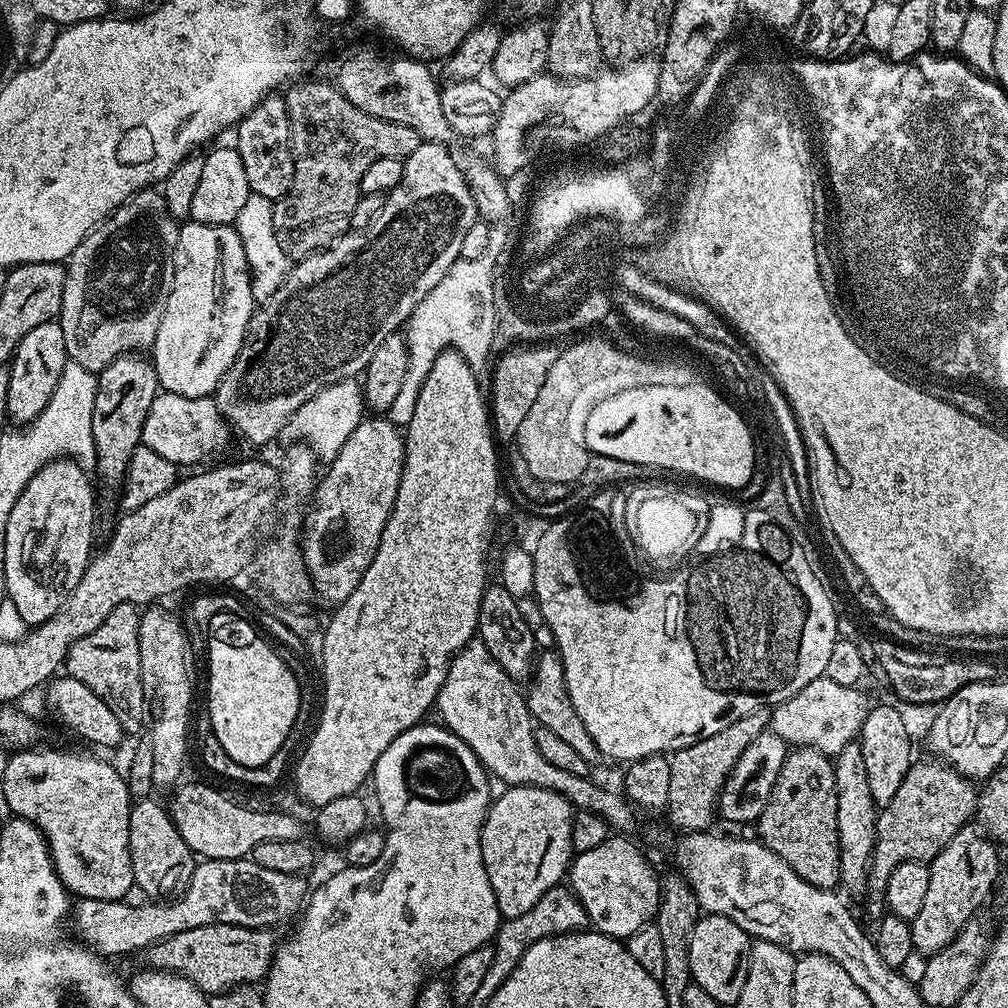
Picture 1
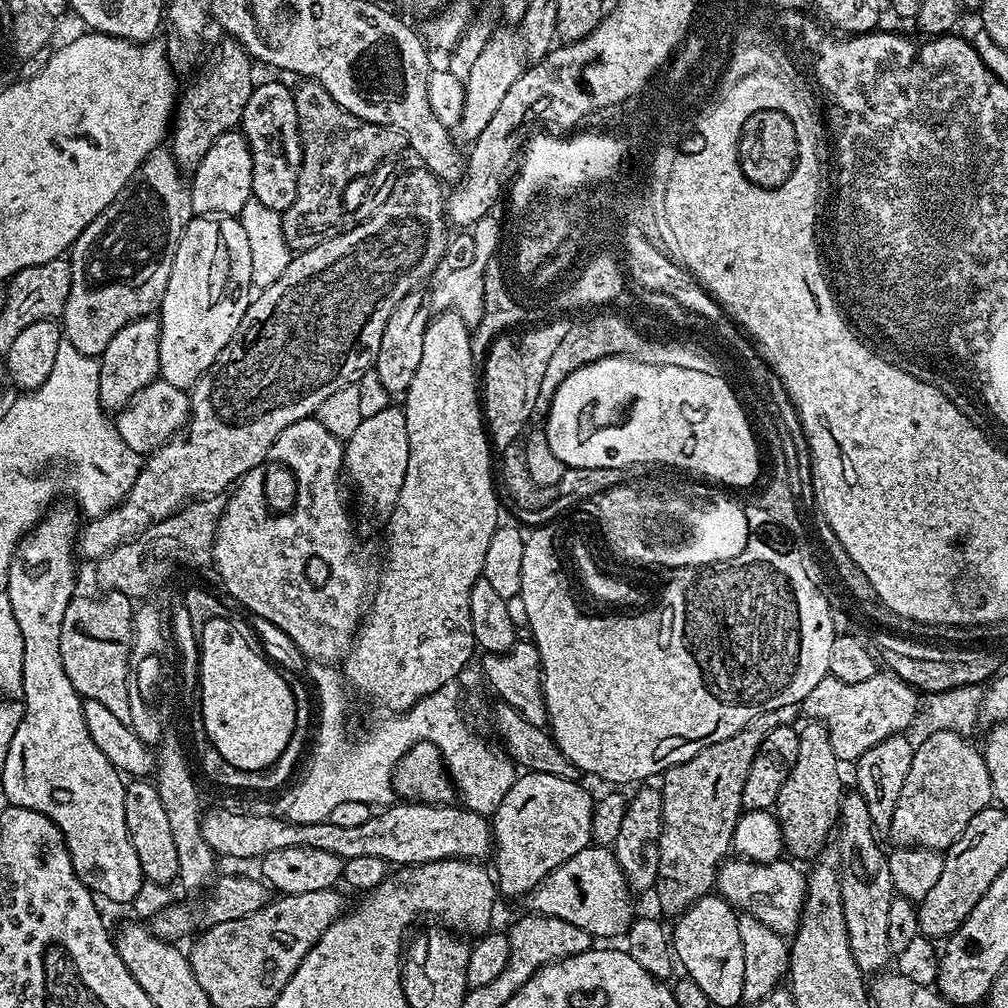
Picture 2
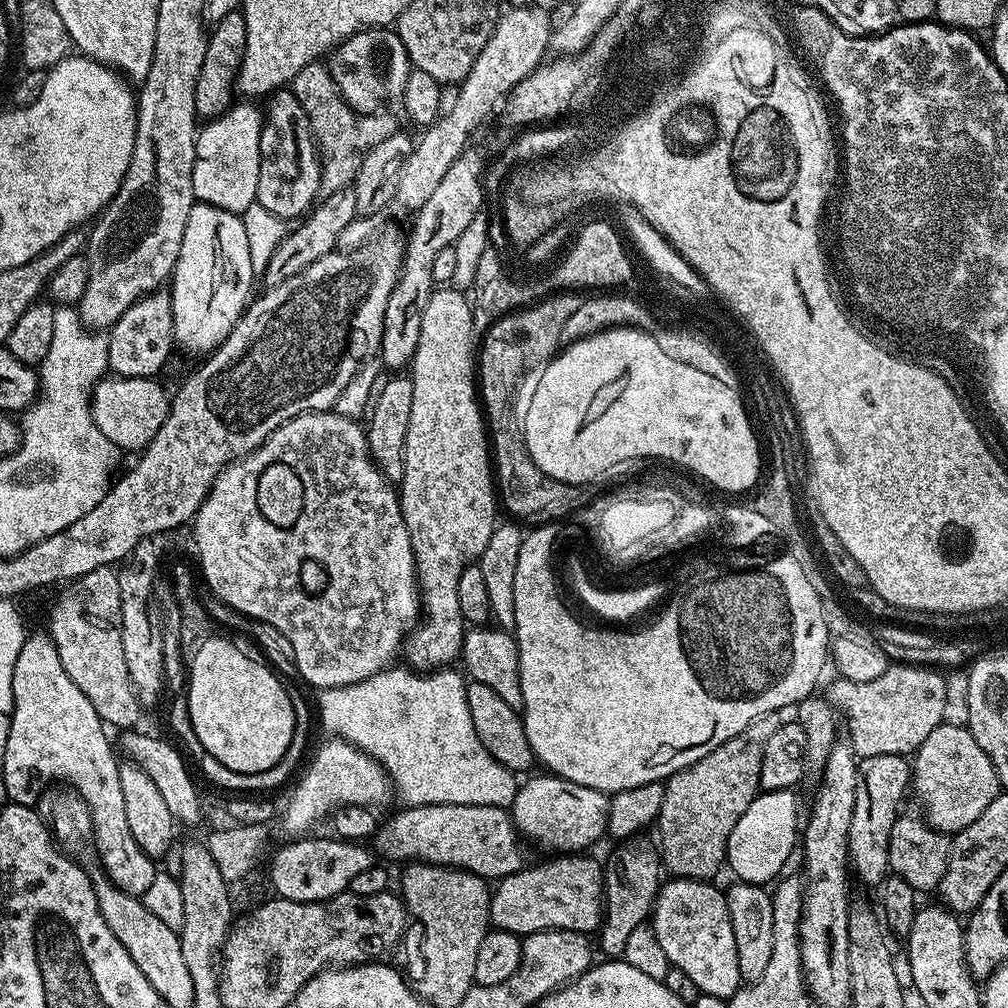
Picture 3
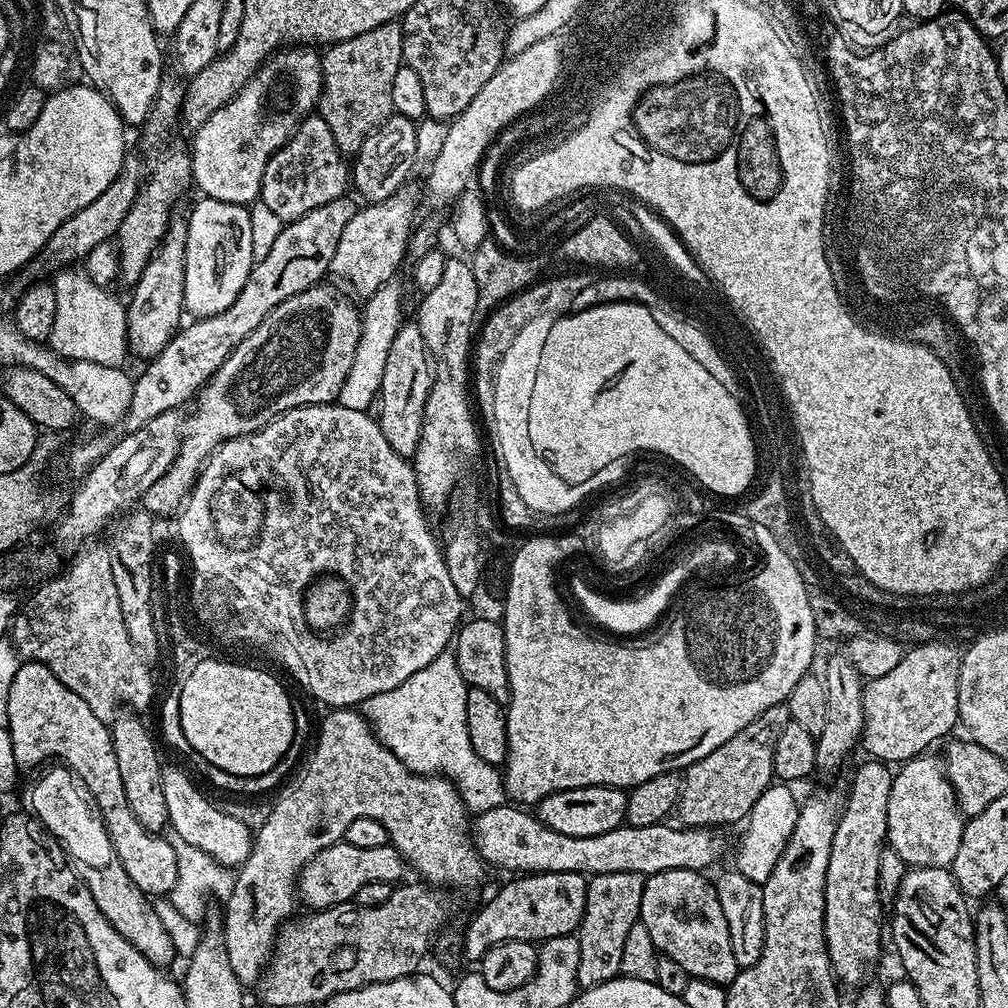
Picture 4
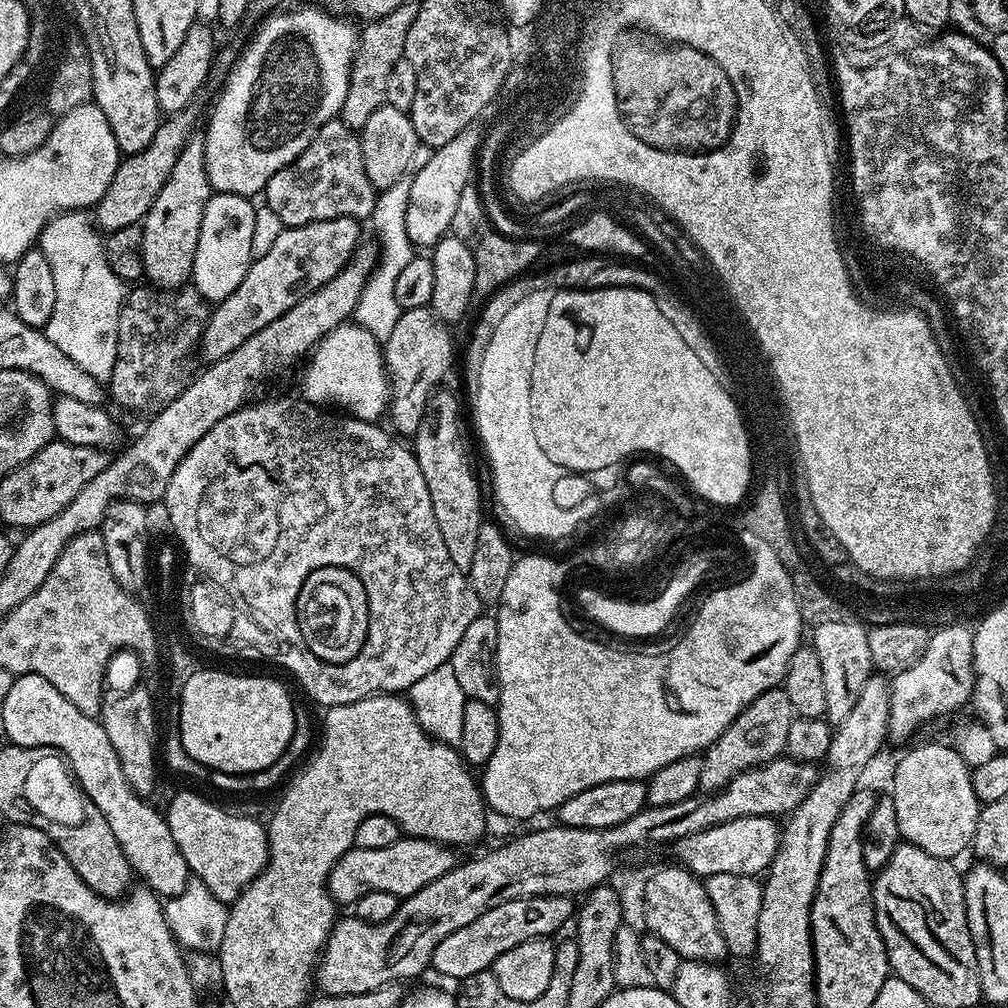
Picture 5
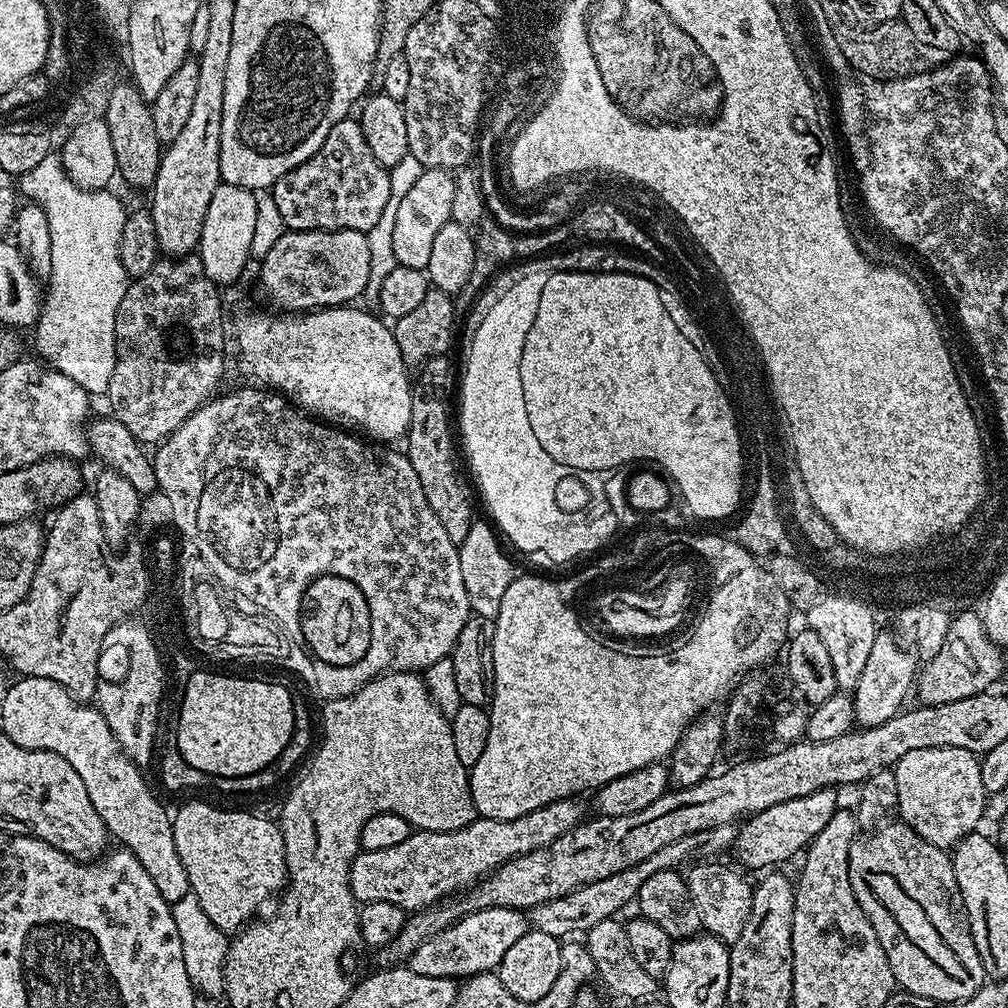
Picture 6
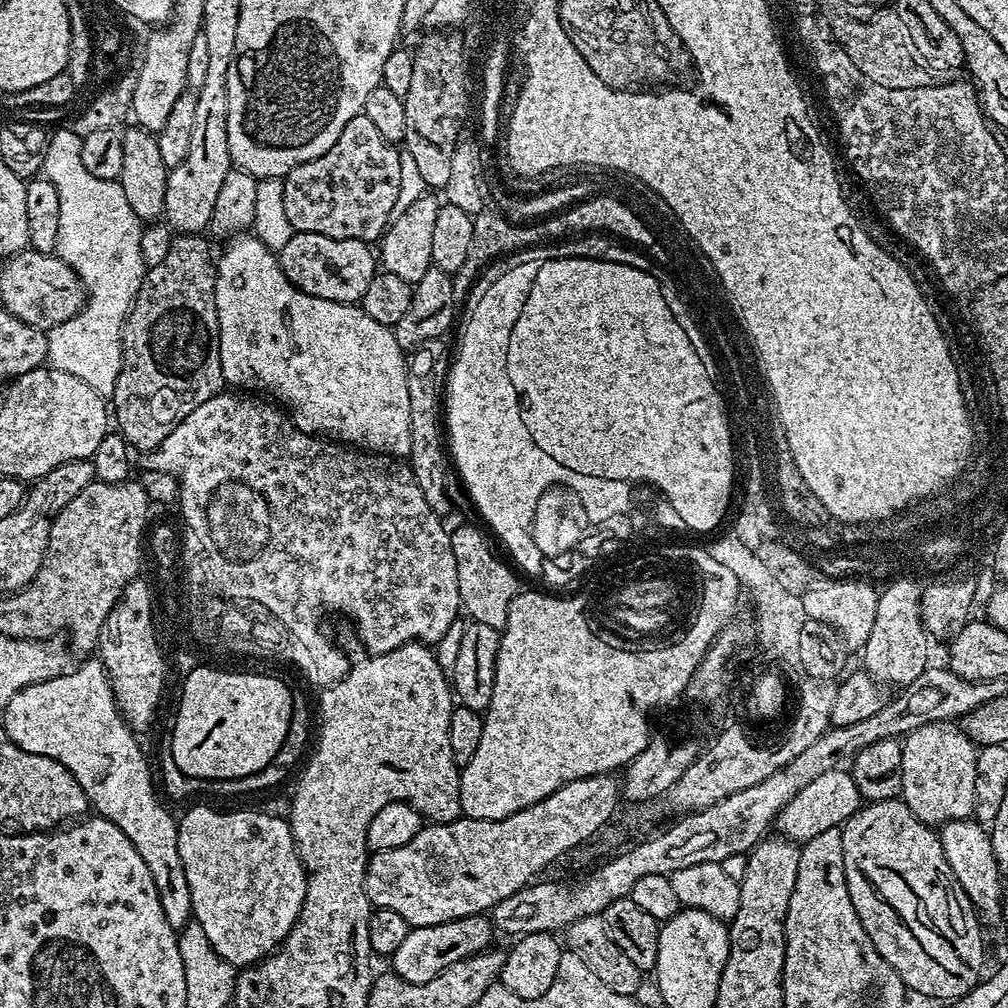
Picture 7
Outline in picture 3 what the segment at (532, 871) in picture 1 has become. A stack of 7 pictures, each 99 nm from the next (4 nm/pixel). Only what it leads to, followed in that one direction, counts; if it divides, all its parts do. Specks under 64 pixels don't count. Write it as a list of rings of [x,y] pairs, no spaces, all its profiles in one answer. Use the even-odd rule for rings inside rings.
[[[555,774],[536,776],[519,785],[510,811],[516,830],[525,841],[533,840],[544,848],[549,848],[552,854],[580,854],[591,846],[595,840],[605,839],[608,831],[609,793],[599,792],[590,786],[578,786],[578,782],[563,780]]]

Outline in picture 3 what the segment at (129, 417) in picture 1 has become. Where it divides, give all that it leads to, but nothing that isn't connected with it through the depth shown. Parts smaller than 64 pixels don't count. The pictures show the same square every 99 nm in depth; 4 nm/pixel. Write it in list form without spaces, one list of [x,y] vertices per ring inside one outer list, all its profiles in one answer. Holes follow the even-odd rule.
[[[157,290],[143,296],[107,333],[108,366],[116,376],[159,377],[164,363],[172,356],[174,349],[174,310],[172,298],[167,291]]]

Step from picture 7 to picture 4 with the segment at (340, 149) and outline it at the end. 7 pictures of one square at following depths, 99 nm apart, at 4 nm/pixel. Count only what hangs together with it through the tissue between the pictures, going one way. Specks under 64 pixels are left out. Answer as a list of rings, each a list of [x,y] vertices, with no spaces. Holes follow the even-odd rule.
[[[309,114],[270,162],[266,162],[258,200],[270,206],[280,220],[291,222],[302,218],[302,214],[310,214],[310,210],[318,210],[318,206],[326,206],[326,202],[334,202],[334,198],[345,195],[349,188],[349,161],[340,155],[330,126],[326,126],[319,114]]]

